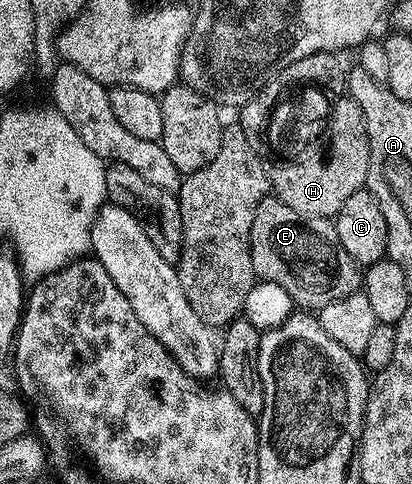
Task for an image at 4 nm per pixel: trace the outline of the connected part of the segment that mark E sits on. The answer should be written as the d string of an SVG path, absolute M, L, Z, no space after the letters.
M274 197L262 199L257 205L251 230L251 256L256 276L281 285L293 303L303 309L324 307L356 294L361 287L361 268L345 253L334 222L301 217L301 213L293 213L289 205Z

